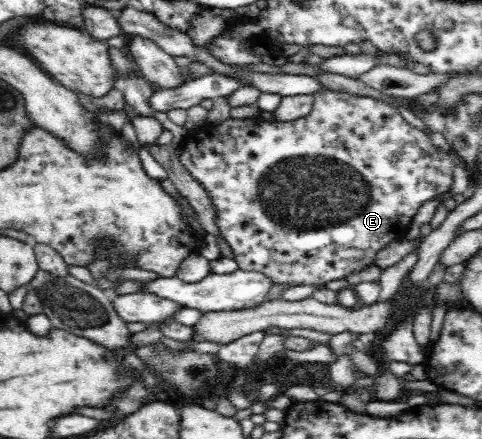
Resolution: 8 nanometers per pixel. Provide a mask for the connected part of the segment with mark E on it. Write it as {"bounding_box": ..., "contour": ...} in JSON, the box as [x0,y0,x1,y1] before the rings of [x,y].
{"bounding_box":[178,88,457,285],"contour":[[[326,88],[313,94],[312,110],[307,117],[293,121],[269,121],[259,118],[252,122],[247,118],[229,118],[217,125],[206,123],[190,132],[184,148],[178,153],[181,164],[205,188],[209,202],[213,204],[215,210],[215,226],[219,228],[219,237],[227,241],[238,269],[263,273],[275,284],[293,283],[293,285],[329,283],[335,279],[343,279],[354,271],[363,271],[372,265],[377,251],[387,247],[391,241],[405,239],[417,209],[425,201],[451,189],[453,172],[457,167],[452,152],[442,151],[433,144],[429,135],[411,126],[392,104],[371,96],[337,92]]]}

